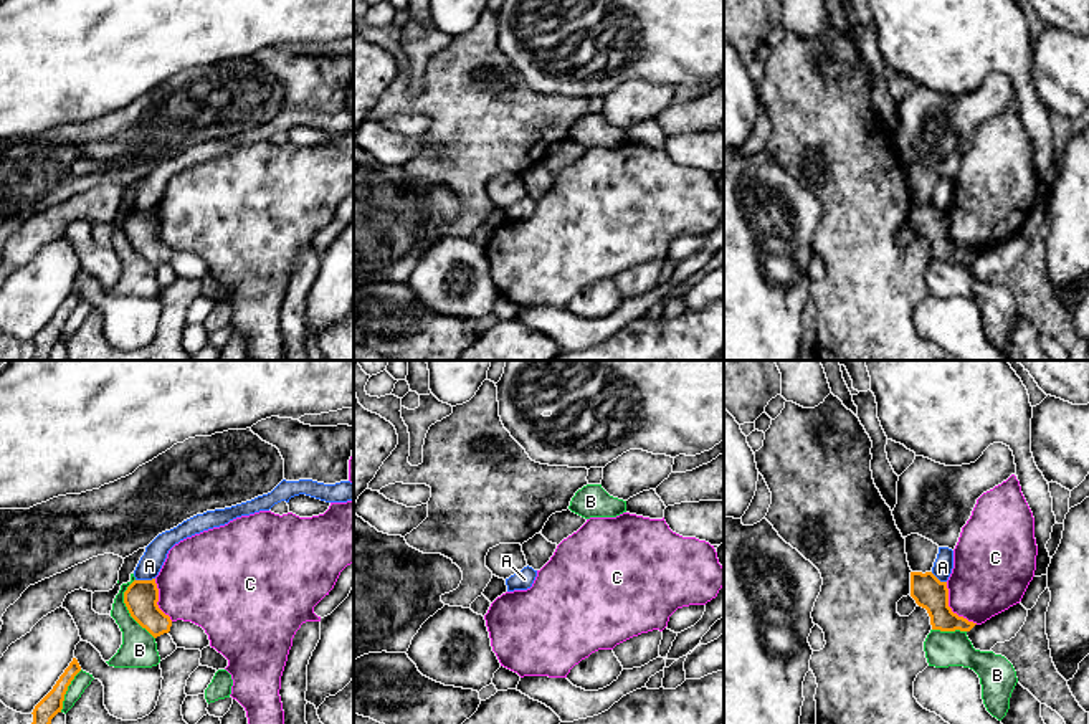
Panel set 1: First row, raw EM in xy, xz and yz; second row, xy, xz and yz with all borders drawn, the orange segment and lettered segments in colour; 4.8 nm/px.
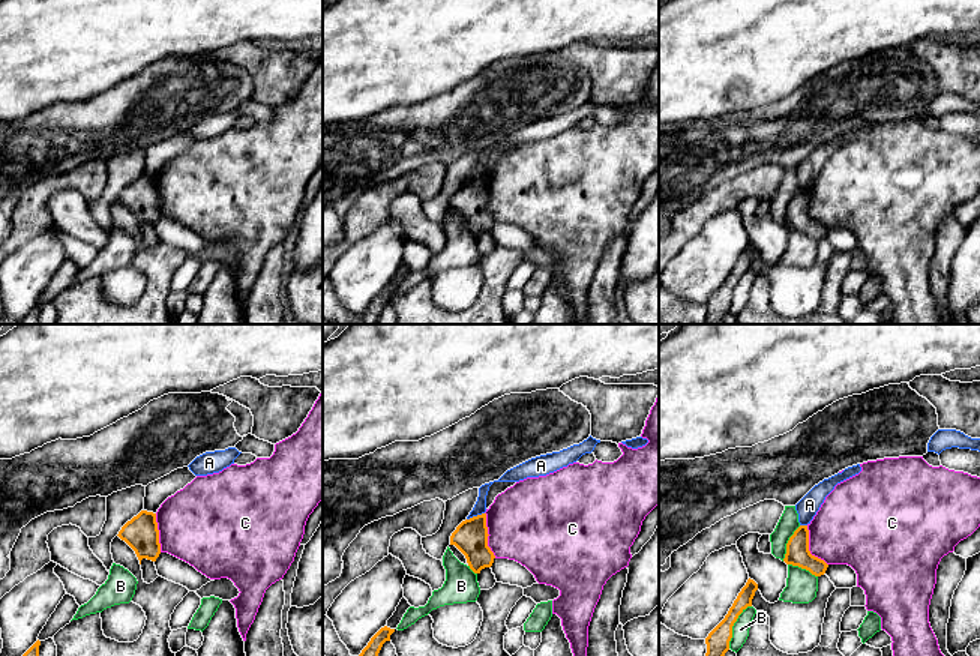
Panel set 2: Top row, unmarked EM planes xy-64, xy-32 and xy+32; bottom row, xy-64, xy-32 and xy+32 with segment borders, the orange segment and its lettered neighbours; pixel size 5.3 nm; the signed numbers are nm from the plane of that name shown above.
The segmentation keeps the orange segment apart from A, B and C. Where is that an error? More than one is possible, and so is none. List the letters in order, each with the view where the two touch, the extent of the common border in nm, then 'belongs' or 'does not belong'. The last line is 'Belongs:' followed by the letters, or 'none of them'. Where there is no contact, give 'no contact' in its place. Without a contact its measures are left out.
A: contact in xy; length 100 nm; does not belong
B: contact in xy; length 320 nm; does not belong
C: contact in yz; length 260 nm; does not belong
Belongs: none of them

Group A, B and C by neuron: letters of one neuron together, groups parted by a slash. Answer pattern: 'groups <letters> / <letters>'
groups A / B / C

